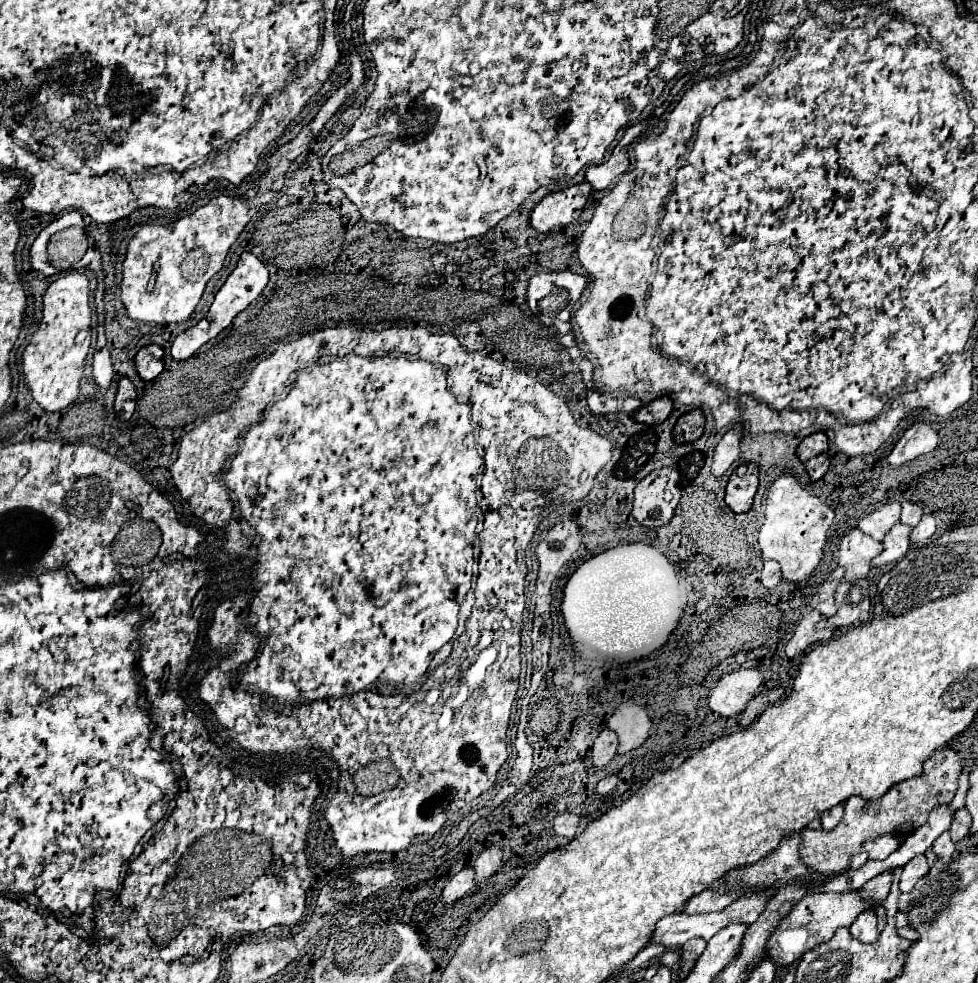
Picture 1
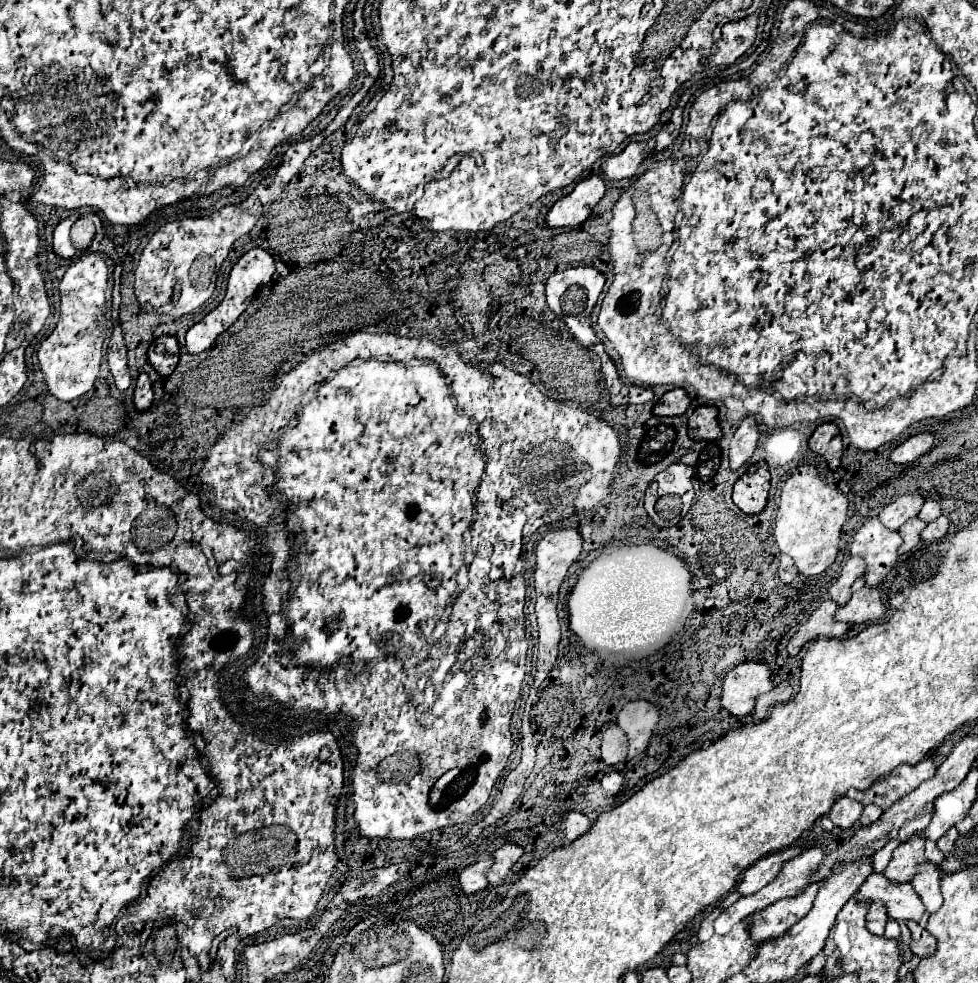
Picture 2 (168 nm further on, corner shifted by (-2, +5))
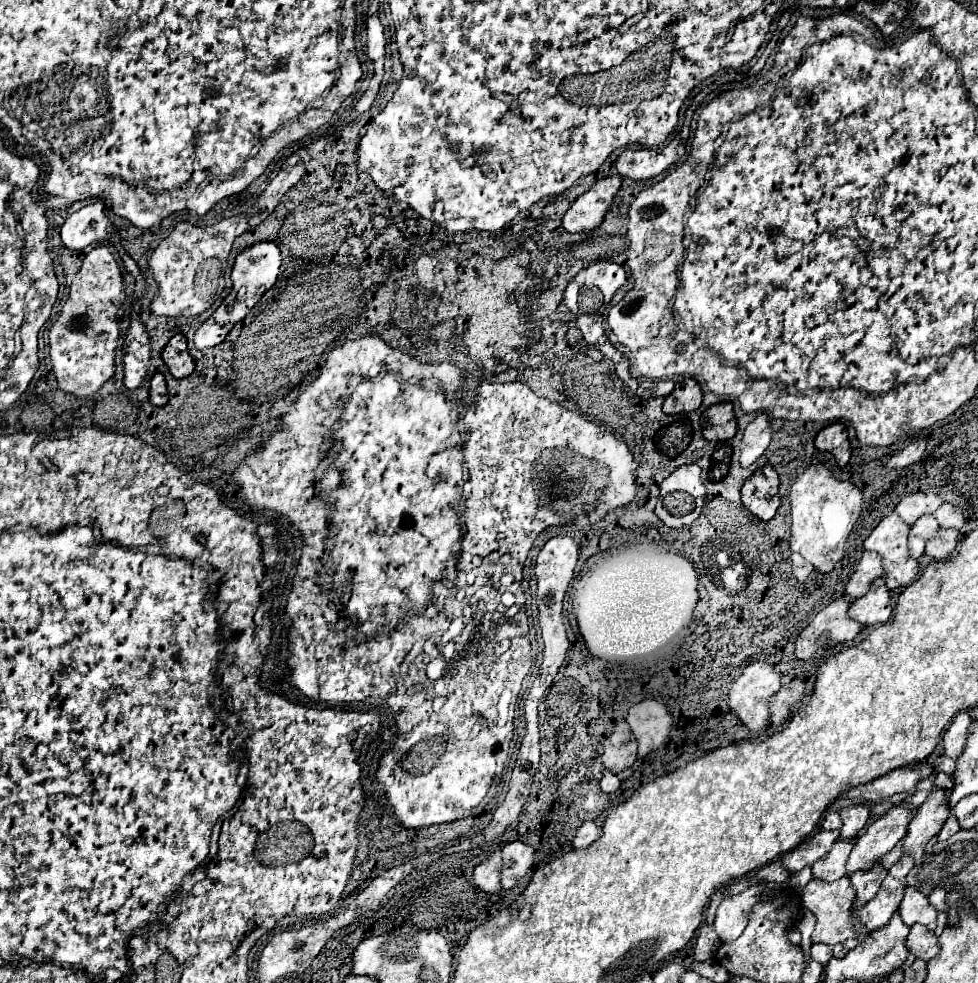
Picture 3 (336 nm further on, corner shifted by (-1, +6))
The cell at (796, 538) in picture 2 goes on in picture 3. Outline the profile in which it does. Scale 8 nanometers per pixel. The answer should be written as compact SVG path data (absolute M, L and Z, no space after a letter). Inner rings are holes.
M820 463L798 475L790 489L792 505L792 551L800 553L818 571L828 573L844 557L846 541L862 511L862 491L850 481L838 481Z

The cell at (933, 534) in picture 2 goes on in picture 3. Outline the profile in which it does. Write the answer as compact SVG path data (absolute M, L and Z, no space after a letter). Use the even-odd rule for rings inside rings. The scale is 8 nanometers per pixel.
M942 529L936 539L928 541L928 545L926 545L926 557L936 559L936 561L944 561L946 557L950 557L954 553L956 545L958 545L958 531L954 531L954 529Z

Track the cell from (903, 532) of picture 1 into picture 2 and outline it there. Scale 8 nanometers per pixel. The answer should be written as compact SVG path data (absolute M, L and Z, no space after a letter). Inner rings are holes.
M919 518L909 520L907 524L903 524L903 526L899 528L899 534L901 534L901 538L903 538L903 544L901 544L901 548L899 548L899 554L907 554L907 552L911 552L911 550L917 546L917 542L919 542L919 532L921 532L923 528L925 528L925 522L919 520Z

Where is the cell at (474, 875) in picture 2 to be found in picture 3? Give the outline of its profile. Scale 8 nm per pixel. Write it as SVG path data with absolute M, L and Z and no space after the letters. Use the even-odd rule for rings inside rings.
M496 851L496 853L492 853L486 861L482 861L474 869L474 881L476 881L476 885L482 891L486 891L486 893L498 893L498 891L502 891L500 869L502 869L502 853Z

